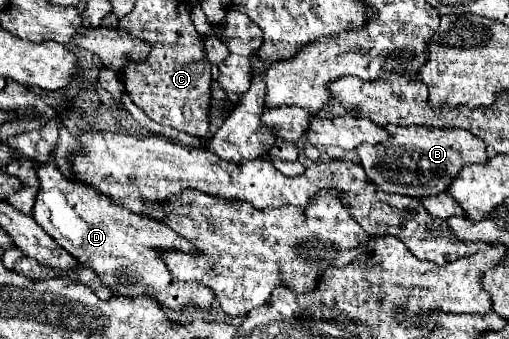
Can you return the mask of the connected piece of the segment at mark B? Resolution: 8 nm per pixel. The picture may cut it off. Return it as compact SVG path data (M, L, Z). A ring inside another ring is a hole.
M385 126L389 140L385 144L361 144L357 148L359 162L367 180L383 192L397 192L405 196L431 196L447 190L451 176L463 164L481 164L487 160L485 144L467 130L439 130L419 126Z

